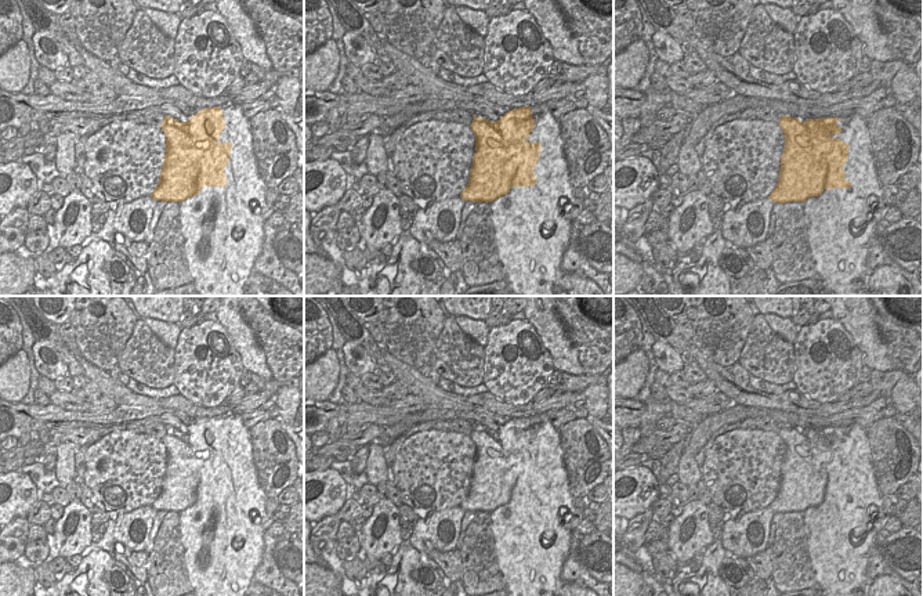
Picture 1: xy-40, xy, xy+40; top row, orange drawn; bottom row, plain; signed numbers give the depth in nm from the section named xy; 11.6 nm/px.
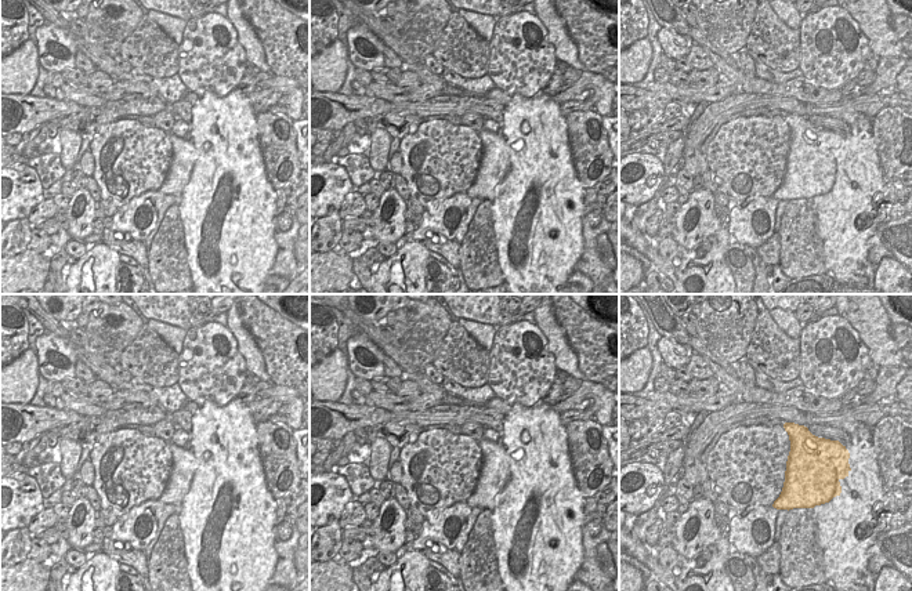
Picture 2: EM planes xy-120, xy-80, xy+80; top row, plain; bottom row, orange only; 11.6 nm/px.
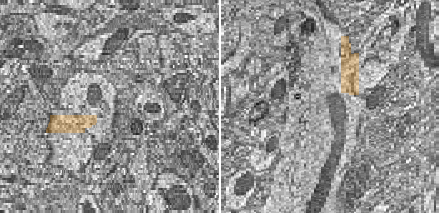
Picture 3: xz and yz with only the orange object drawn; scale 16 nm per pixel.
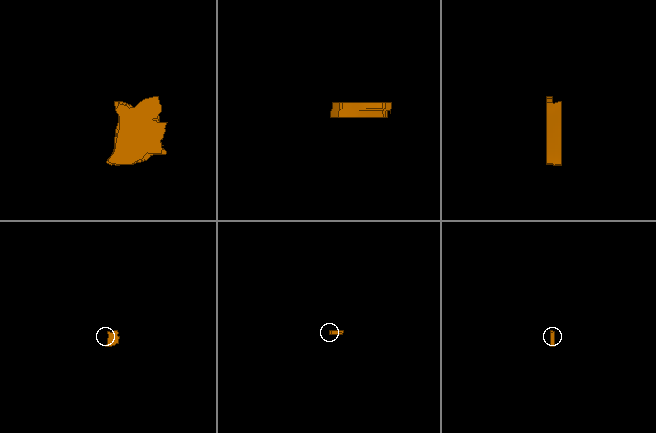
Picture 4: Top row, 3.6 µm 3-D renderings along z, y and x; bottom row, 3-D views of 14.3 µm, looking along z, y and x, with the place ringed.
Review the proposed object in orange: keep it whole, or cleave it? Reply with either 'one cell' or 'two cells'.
two cells

